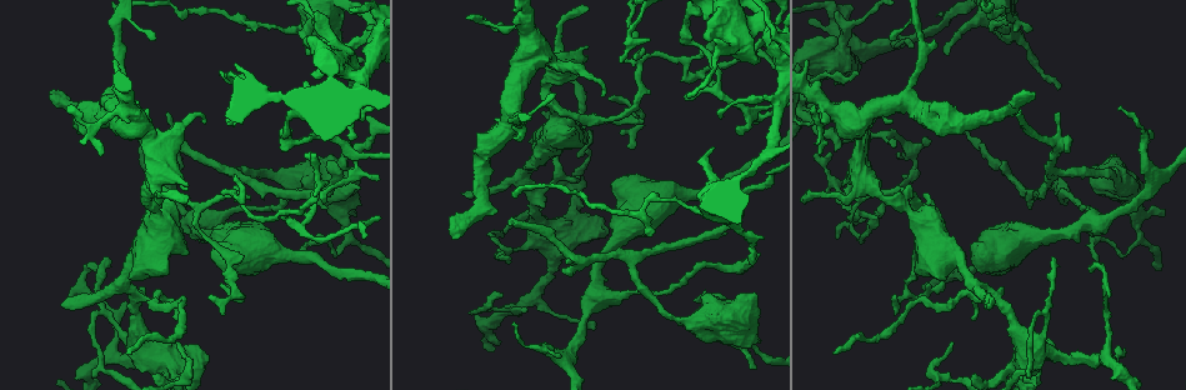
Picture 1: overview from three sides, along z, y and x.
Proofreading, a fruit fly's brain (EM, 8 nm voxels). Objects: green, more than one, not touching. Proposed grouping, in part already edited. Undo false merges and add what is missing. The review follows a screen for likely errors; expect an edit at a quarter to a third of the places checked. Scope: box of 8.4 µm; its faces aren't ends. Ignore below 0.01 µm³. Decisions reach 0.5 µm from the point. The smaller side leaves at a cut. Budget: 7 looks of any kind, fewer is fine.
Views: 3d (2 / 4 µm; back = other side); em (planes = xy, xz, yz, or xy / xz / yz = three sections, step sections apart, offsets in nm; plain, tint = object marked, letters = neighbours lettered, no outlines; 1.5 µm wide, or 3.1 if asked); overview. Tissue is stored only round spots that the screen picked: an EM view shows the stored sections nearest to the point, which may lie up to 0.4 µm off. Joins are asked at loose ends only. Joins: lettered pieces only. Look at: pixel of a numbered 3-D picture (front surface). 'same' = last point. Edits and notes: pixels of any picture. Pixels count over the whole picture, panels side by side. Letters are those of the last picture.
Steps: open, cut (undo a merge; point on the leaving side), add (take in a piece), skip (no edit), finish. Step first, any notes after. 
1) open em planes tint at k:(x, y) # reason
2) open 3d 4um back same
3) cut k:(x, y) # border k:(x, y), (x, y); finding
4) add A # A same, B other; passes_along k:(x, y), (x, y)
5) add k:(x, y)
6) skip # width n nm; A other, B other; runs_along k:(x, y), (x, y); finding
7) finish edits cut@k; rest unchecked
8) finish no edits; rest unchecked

open em planes plain at 1:(1016, 115) # branch stops here

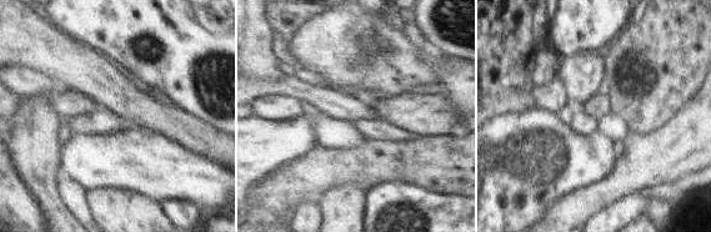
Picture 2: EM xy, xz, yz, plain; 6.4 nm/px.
open em planes letters same

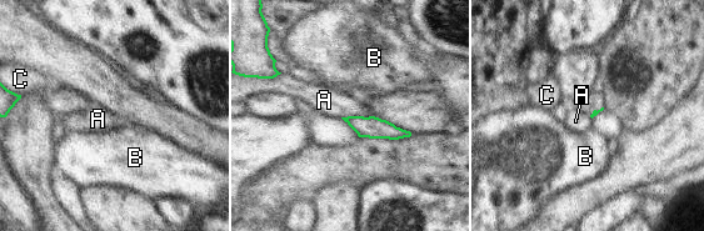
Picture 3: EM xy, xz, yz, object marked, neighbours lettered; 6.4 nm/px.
skip # A other, B other, C other; border 3:(372, 115), (341, 117); no lettered piece goes on from it

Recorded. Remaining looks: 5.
open 3d 4um at 1:(584, 330) # thick turns thin

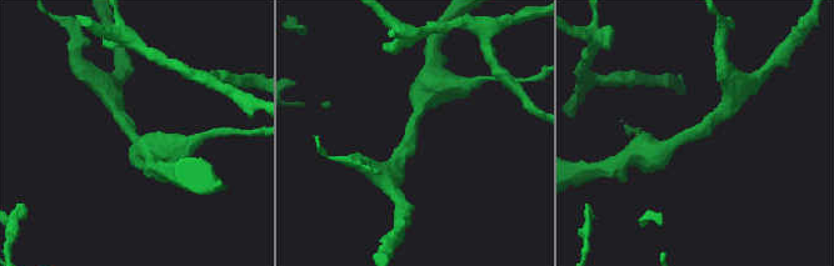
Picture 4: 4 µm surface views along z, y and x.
open em xy step 8 letters at 4:(414, 133) # arm_widths 220, 380 nm; shape alone is not enough

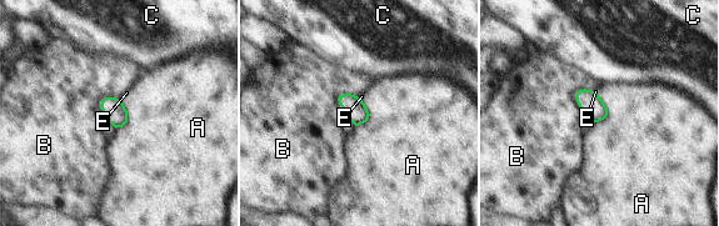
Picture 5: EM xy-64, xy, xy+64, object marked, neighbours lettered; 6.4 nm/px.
skip # A other, B other, C other, E other; border 5:(599, 95), (607, 115), (593, 122); all the same cell

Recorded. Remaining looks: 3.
open em yz step 4 letters at 1:(294, 28) # thick turns thin

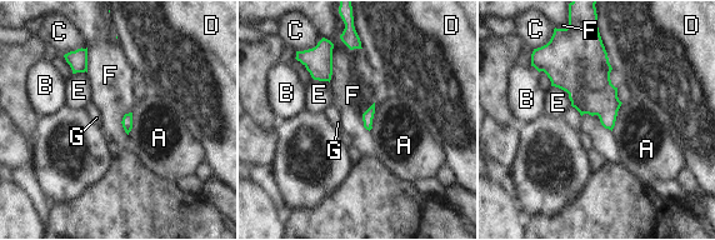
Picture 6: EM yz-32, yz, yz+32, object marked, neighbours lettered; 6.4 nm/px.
open em planes letters same # cut it another way

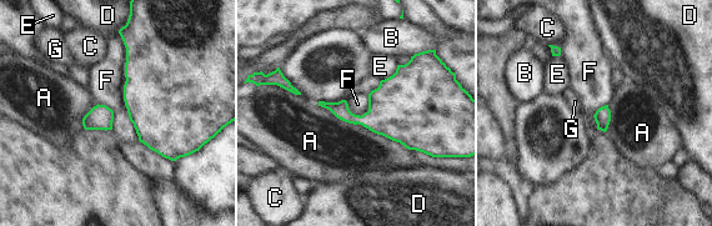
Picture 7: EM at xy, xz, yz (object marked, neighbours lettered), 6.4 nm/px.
skip # A other, B other, C other, D other, E other, F other, G other; border 7:(119, 33), (124, 105), (139, 140); one cell here

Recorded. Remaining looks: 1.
finish no edits; rest unchecked

